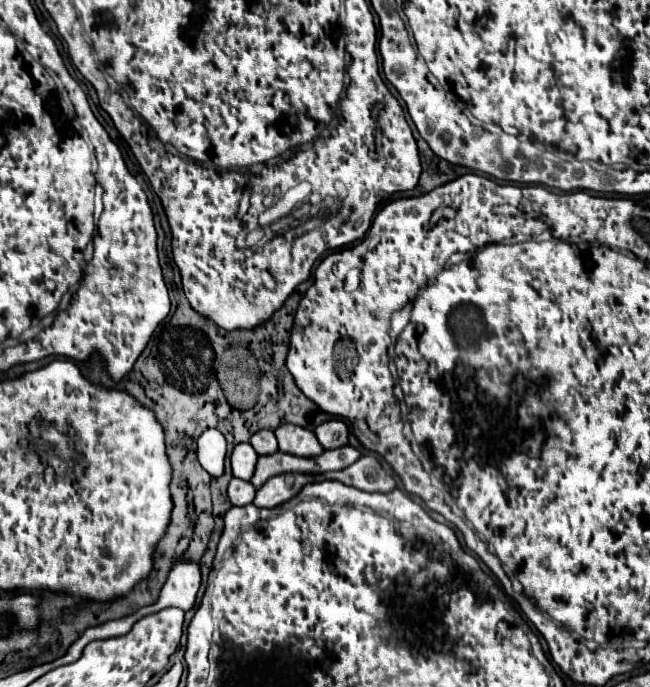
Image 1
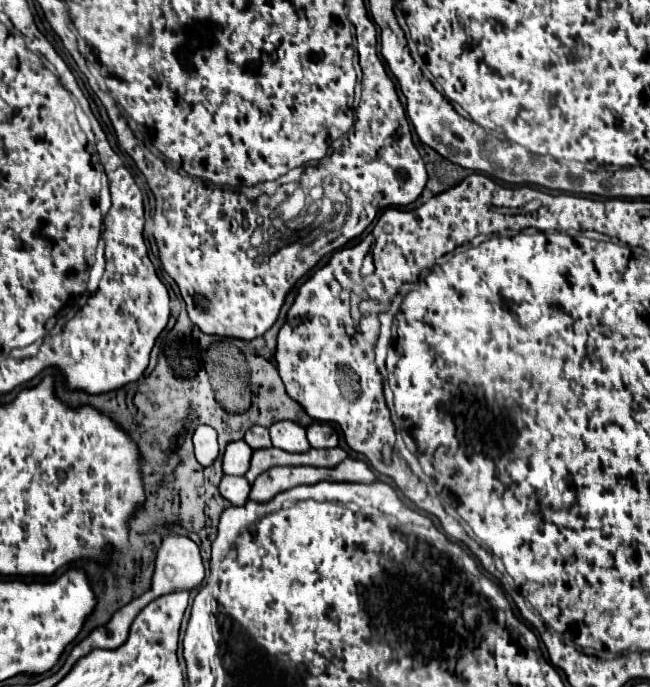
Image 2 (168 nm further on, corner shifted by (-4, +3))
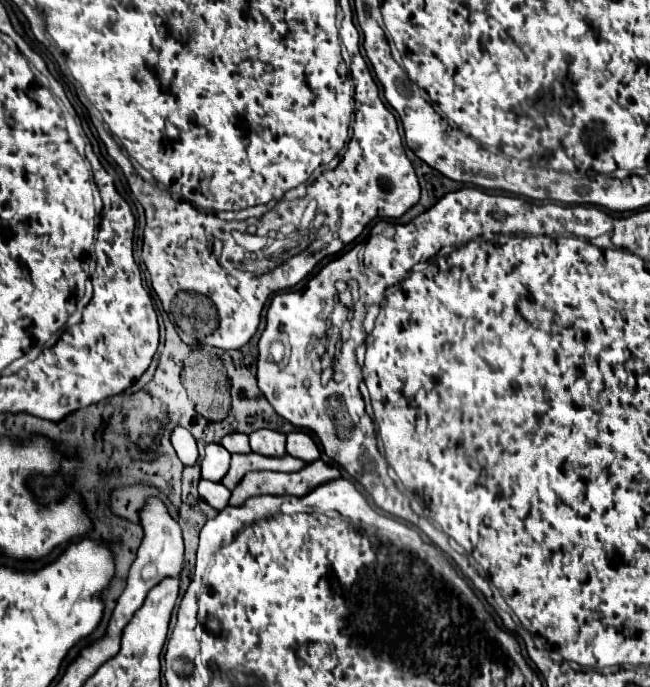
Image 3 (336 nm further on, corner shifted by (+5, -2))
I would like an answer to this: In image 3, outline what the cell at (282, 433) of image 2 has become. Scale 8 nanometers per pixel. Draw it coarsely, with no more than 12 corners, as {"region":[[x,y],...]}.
{"region":[[273,429],[253,431],[251,449],[283,457],[285,435]]}

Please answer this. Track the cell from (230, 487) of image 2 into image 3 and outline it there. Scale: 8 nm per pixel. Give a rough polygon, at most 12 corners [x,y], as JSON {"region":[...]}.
{"region":[[199,483],[199,495],[217,511],[227,507],[231,491],[223,483]]}

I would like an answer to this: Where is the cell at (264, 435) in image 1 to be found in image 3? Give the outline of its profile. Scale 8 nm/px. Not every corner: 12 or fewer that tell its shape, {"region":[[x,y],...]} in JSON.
{"region":[[245,433],[227,435],[221,445],[229,453],[251,453]]}

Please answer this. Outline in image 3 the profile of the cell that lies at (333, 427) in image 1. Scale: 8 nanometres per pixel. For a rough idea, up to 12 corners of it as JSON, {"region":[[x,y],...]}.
{"region":[[303,431],[287,435],[287,453],[313,463],[319,447]]}

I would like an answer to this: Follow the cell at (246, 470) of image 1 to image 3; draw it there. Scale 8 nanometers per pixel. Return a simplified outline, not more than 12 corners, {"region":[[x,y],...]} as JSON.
{"region":[[207,445],[201,477],[221,481],[231,465],[223,445]]}

